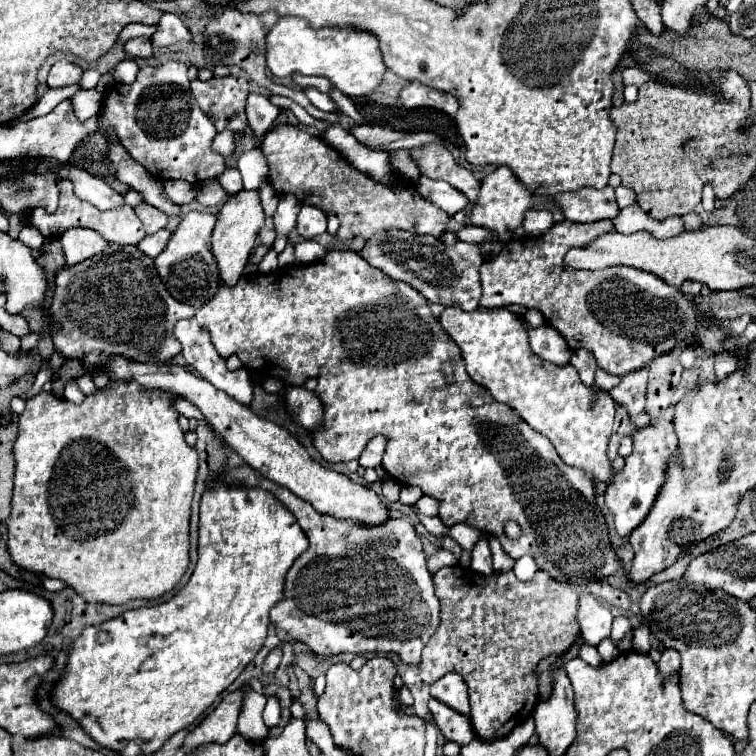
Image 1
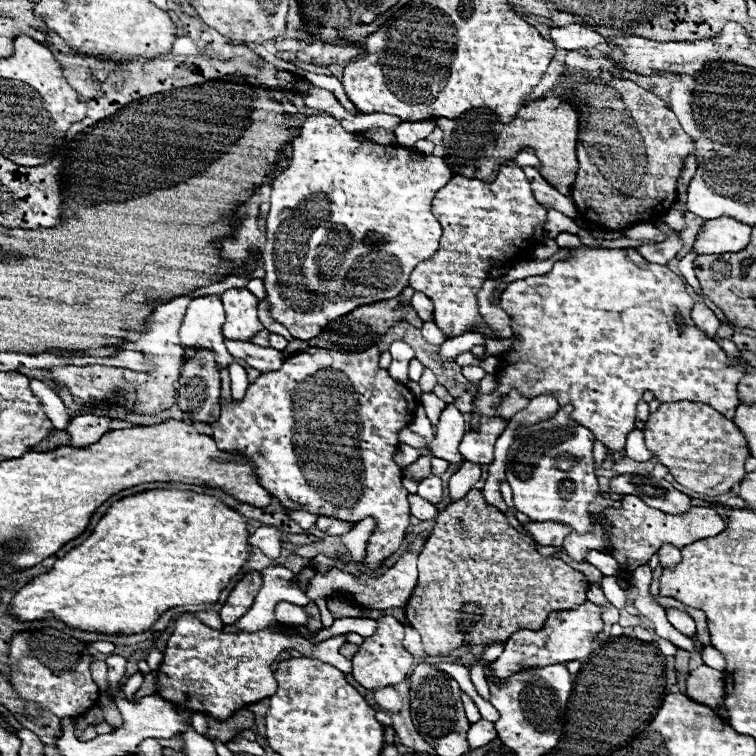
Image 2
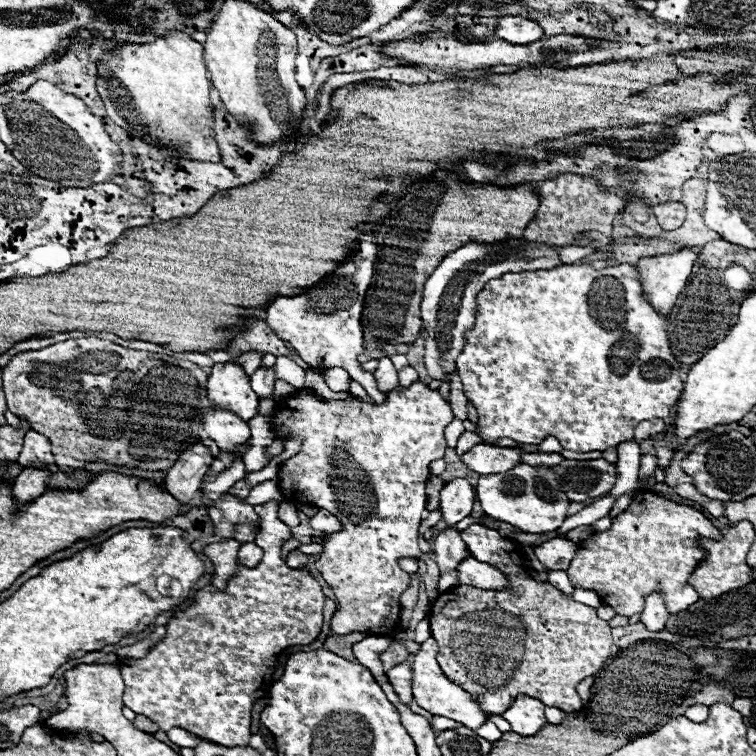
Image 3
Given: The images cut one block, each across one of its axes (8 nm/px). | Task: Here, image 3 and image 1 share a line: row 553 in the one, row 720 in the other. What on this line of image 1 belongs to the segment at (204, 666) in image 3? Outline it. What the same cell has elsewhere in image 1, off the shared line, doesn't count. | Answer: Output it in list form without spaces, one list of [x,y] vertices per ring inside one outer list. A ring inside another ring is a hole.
[[[268,696],[266,708],[264,708],[264,722],[268,728],[272,728],[280,722],[280,702],[276,696]]]

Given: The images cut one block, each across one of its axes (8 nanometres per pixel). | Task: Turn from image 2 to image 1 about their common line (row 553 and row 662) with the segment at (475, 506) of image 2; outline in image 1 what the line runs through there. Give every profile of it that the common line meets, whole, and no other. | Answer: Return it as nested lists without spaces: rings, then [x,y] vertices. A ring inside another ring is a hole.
[[[456,564],[442,568],[434,574],[436,596],[440,600],[440,626],[424,646],[420,662],[420,678],[432,684],[432,680],[438,680],[440,674],[458,672],[468,684],[470,722],[474,726],[476,736],[480,740],[496,740],[510,734],[510,730],[518,722],[526,720],[528,712],[534,708],[538,694],[538,684],[534,676],[536,664],[548,654],[566,652],[574,644],[580,632],[580,624],[576,620],[578,594],[572,586],[552,580],[544,570],[538,570],[534,578],[526,582],[518,580],[512,570],[490,576],[466,572],[474,570]]]

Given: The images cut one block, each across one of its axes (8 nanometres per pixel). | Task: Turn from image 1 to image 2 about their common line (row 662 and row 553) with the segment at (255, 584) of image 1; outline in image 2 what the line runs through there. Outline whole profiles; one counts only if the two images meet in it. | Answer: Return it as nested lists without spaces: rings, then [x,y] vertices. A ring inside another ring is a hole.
[[[150,490],[114,502],[96,530],[80,546],[58,558],[50,572],[22,586],[8,614],[20,622],[60,620],[74,630],[100,634],[140,634],[150,630],[170,608],[184,604],[214,604],[226,584],[248,560],[248,524],[238,512],[214,496],[186,490]]]

